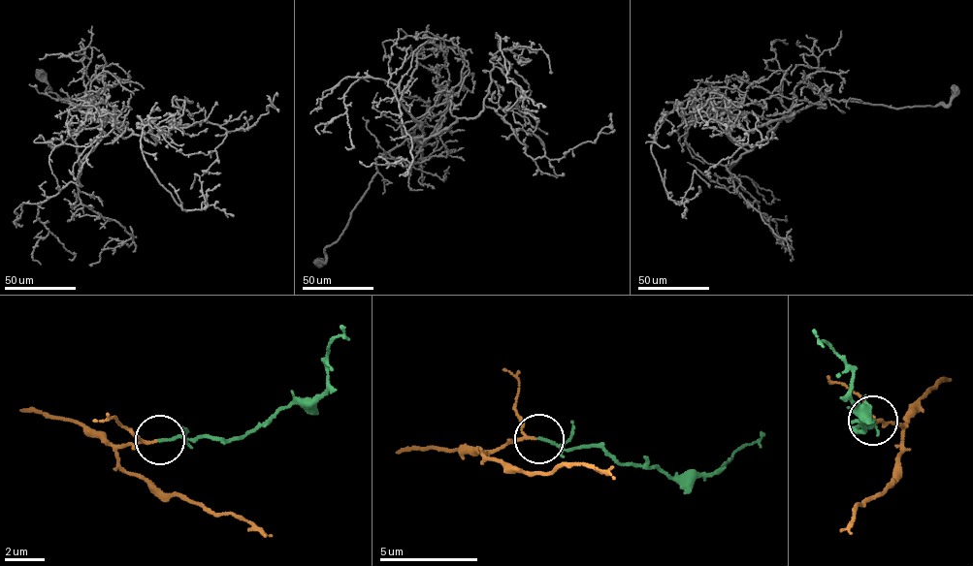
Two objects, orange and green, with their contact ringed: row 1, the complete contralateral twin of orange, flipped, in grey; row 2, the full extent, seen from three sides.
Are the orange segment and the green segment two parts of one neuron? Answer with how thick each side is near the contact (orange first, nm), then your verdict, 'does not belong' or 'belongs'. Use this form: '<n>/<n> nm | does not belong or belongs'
130/160 nm | belongs

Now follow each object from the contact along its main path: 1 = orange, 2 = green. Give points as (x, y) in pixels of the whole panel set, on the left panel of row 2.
1: (156, 437), (125, 444), (117, 453), (124, 466), (163, 492), (243, 514), (273, 534)
2: (161, 438), (234, 441), (294, 401), (312, 402), (326, 389), (326, 355), (344, 332), (340, 323)

